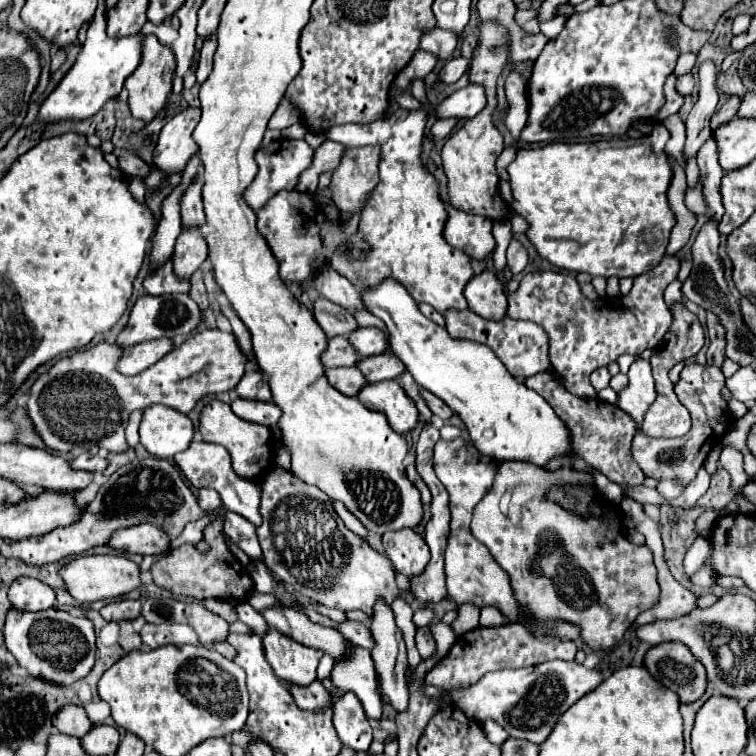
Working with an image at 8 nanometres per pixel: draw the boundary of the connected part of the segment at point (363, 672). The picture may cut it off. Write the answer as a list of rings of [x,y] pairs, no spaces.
[[[351,645],[349,651],[331,669],[331,683],[339,691],[353,691],[365,707],[367,717],[381,717],[381,693],[369,649]]]

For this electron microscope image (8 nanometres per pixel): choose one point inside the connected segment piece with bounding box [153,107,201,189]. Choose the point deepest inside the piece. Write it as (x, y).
(175, 147)

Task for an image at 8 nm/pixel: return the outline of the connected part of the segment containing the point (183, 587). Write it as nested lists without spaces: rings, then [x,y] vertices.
[[[219,521],[209,523],[203,531],[203,541],[209,545],[207,553],[201,553],[195,545],[185,543],[181,547],[171,549],[171,553],[159,557],[149,569],[153,575],[153,583],[157,587],[171,591],[173,595],[187,595],[187,597],[195,597],[195,599],[233,597],[233,599],[245,601],[253,591],[253,581],[251,581],[247,569],[235,559],[235,555],[225,545],[223,525]]]

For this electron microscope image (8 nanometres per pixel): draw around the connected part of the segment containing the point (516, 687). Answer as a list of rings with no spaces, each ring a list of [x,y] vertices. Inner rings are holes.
[[[553,659],[535,667],[491,671],[469,687],[451,689],[449,697],[455,705],[459,705],[459,709],[463,709],[463,713],[467,713],[467,717],[481,723],[491,719],[499,723],[511,737],[527,739],[539,745],[543,739],[547,739],[557,719],[601,681],[603,677],[599,669],[589,669],[575,661]]]

